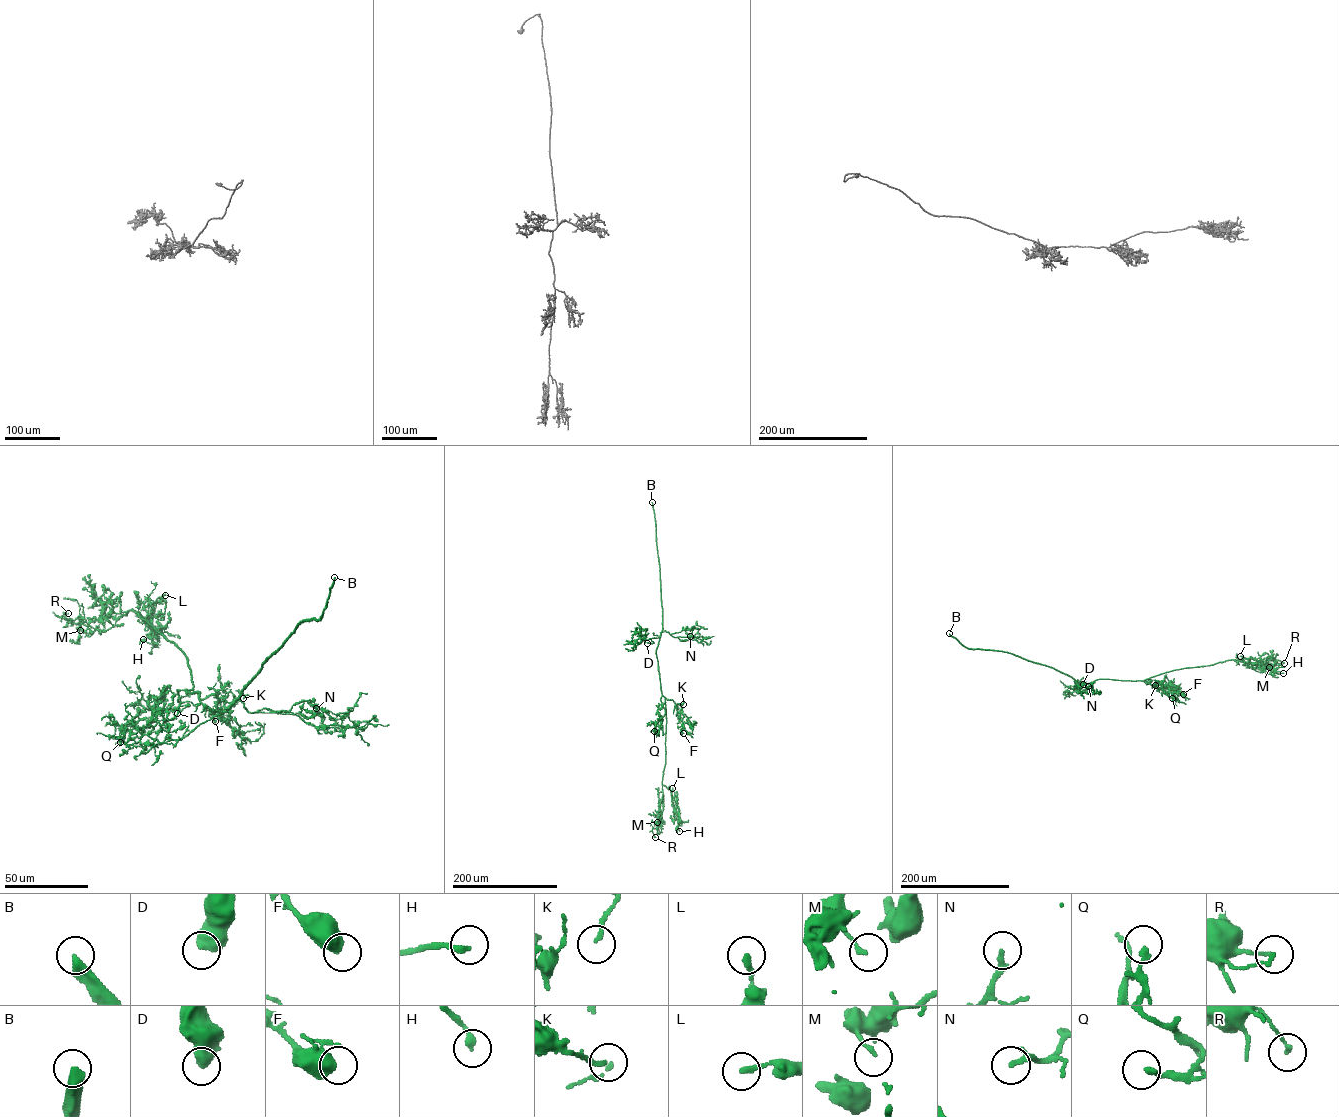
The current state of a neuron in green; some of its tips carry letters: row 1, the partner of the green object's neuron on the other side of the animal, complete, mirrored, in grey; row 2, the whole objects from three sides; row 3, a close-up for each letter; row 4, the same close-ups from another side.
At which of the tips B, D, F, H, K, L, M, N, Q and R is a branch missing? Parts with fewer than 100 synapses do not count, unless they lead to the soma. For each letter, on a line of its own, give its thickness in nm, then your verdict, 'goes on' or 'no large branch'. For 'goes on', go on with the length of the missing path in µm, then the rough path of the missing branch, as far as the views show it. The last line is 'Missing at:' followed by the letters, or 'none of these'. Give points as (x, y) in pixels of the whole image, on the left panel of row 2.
B: 440 nm thick; goes on; about 200 µm are missing; missing branch runs (334, 577), (356, 528), (367, 516), (367, 511), (371, 512), (373, 531), (357, 541), (346, 545), (302, 541)
D: 550 nm thick; no large branch
F: 360 nm thick; no large branch
H: 240 nm thick; no large branch
K: 110 nm thick; no large branch
L: 220 nm thick; no large branch
M: 110 nm thick; no large branch
N: 240 nm thick; no large branch
Q: 200 nm thick; no large branch
R: 150 nm thick; no large branch
Missing at: B

